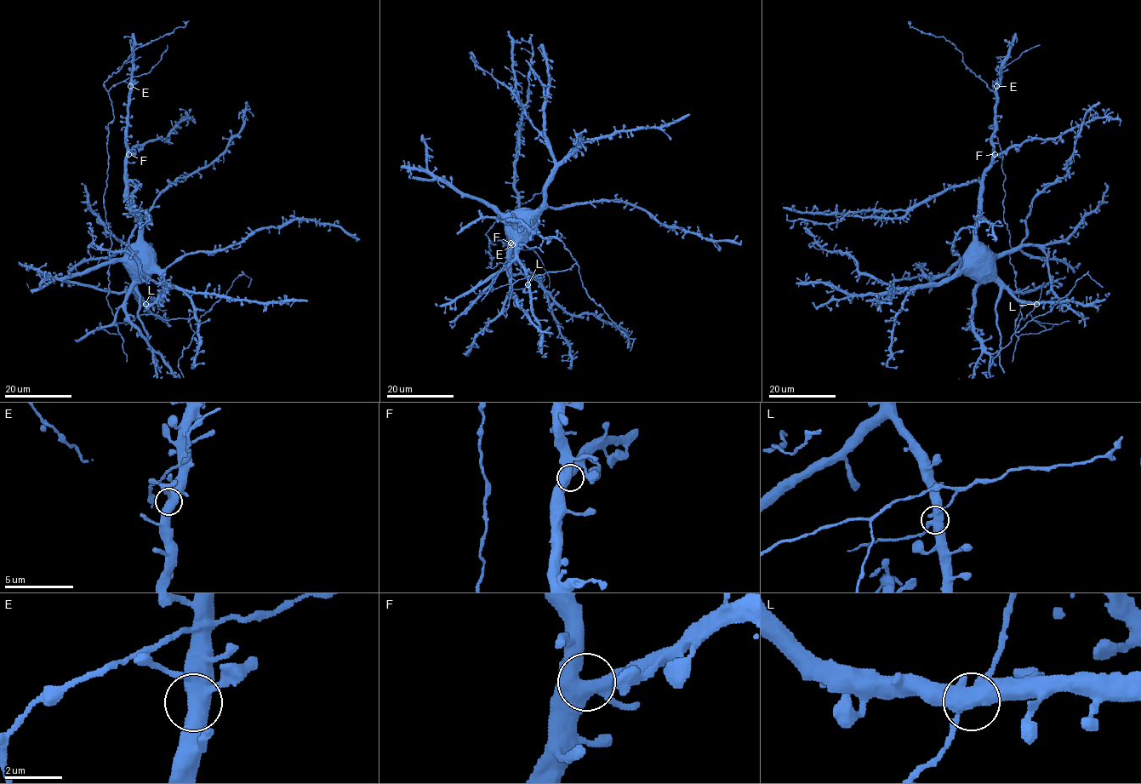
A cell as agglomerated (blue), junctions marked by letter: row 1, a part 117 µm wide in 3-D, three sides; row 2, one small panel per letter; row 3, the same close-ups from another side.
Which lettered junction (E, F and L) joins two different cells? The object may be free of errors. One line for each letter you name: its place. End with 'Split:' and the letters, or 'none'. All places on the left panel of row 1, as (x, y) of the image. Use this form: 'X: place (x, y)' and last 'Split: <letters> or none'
Split: none

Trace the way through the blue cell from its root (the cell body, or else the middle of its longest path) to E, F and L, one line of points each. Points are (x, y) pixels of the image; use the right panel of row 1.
E: (968, 254), (966, 250), (972, 240), (973, 226), (980, 205), (984, 171), (991, 161), (996, 86)
F: (968, 254), (966, 250), (972, 240), (973, 226), (980, 205), (984, 171), (995, 154)
L: (968, 254), (973, 254), (1018, 299), (1036, 304)

